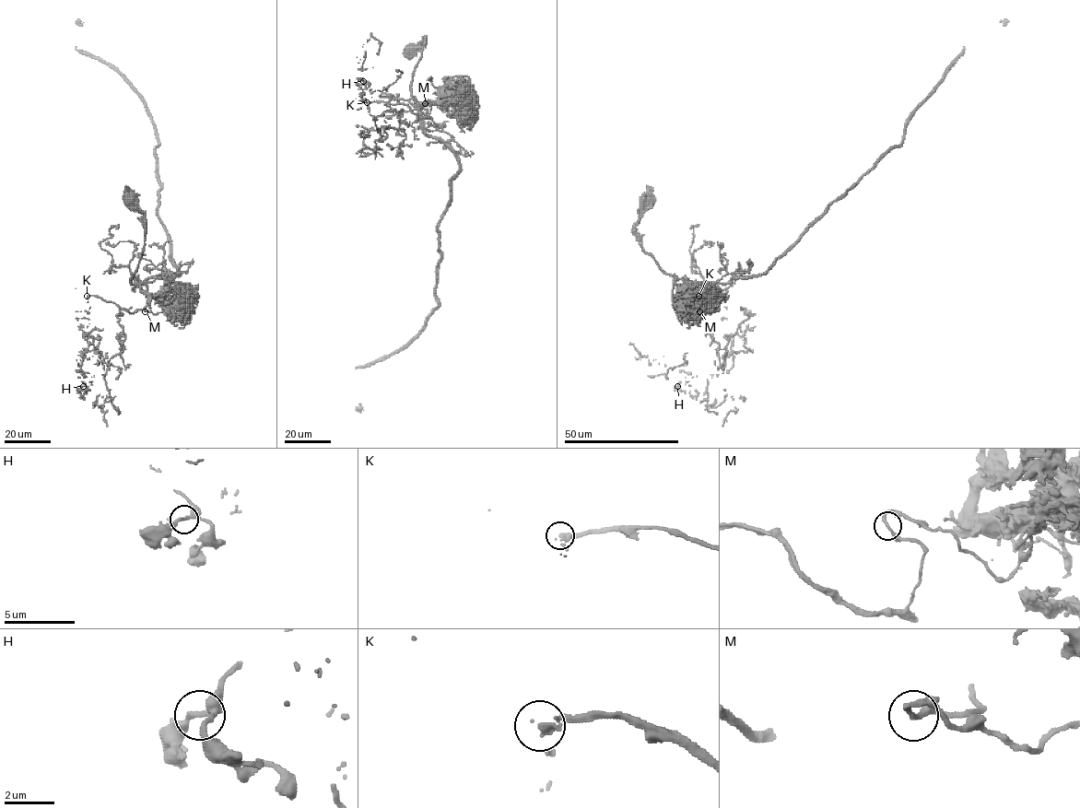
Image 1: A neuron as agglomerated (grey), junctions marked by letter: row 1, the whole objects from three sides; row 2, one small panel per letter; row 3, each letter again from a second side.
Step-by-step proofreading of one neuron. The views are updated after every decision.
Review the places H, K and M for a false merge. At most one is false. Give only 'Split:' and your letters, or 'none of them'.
Split: M

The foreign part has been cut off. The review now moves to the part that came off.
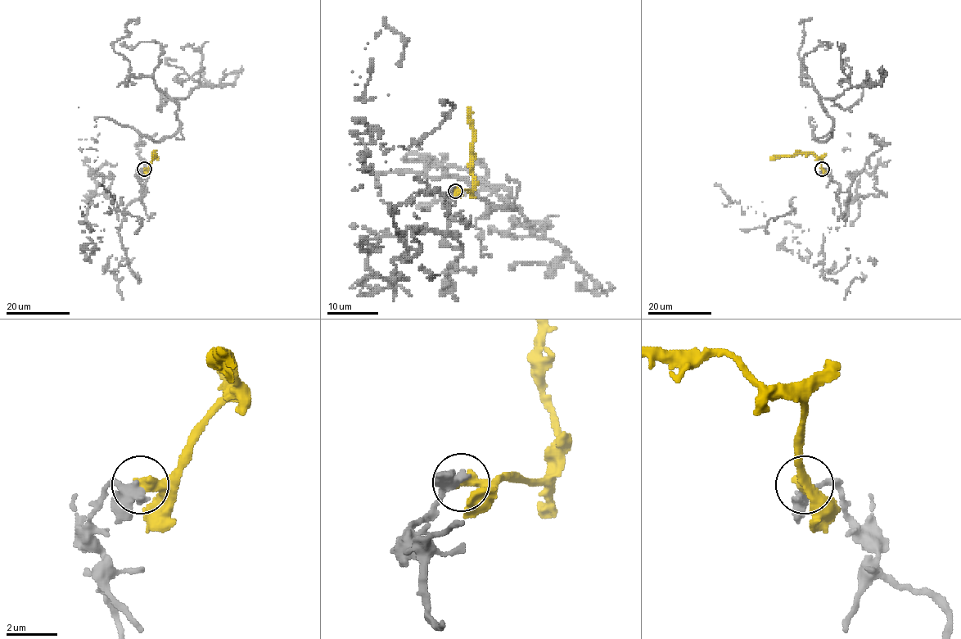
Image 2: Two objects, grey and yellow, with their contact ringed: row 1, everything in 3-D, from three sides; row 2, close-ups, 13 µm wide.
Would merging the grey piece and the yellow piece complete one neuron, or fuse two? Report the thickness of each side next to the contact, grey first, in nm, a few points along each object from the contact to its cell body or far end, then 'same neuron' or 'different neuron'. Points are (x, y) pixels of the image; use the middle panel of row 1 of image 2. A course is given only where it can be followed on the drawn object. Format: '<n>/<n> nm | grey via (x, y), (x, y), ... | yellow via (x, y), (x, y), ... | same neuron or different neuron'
380/440 nm | grey via (455, 190), (453, 235), (405, 232), (403, 287), (369, 269), (376, 175), (513, 208), (404, 158), (440, 154) | yellow via (455, 190), (471, 190), (473, 184), (471, 160), (475, 140), (468, 108) | different neuron

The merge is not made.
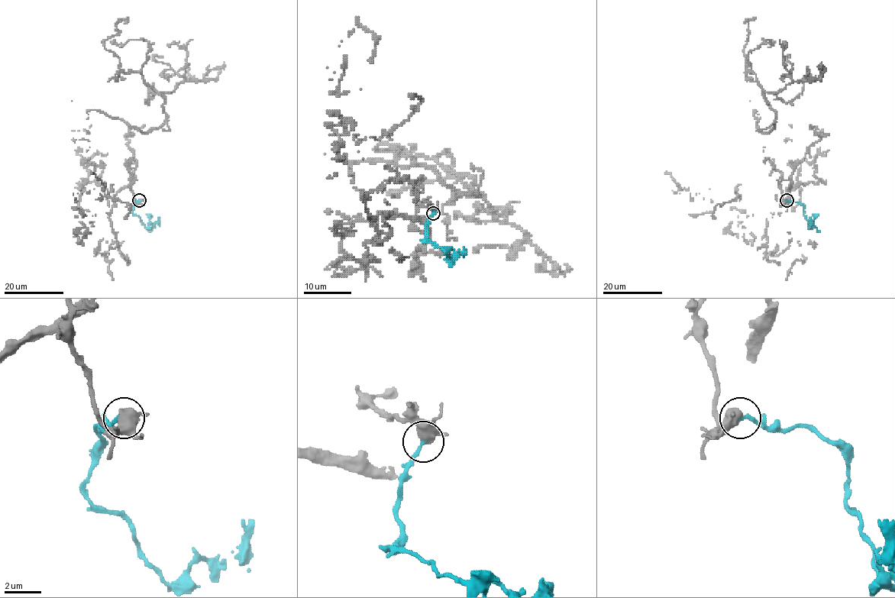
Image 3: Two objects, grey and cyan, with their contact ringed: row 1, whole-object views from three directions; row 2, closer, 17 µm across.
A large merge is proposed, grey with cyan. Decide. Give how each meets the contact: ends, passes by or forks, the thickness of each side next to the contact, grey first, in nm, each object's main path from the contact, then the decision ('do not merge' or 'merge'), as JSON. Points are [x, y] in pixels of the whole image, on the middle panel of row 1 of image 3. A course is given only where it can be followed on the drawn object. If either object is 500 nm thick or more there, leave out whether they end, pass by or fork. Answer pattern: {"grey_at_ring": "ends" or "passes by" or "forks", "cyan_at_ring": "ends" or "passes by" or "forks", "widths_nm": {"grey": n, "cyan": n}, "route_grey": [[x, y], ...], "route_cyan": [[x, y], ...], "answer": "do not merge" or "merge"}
{"widths_nm": {"grey": 500, "cyan": 220}, "route_grey": [[433, 213], [376, 217], [374, 268], [340, 247], [349, 164], [477, 195], [376, 148], [409, 144]], "route_cyan": [[433, 213], [427, 224], [427, 238], [422, 240], [429, 240], [437, 247], [452, 250], [456, 259], [450, 267]], "answer": "merge"}

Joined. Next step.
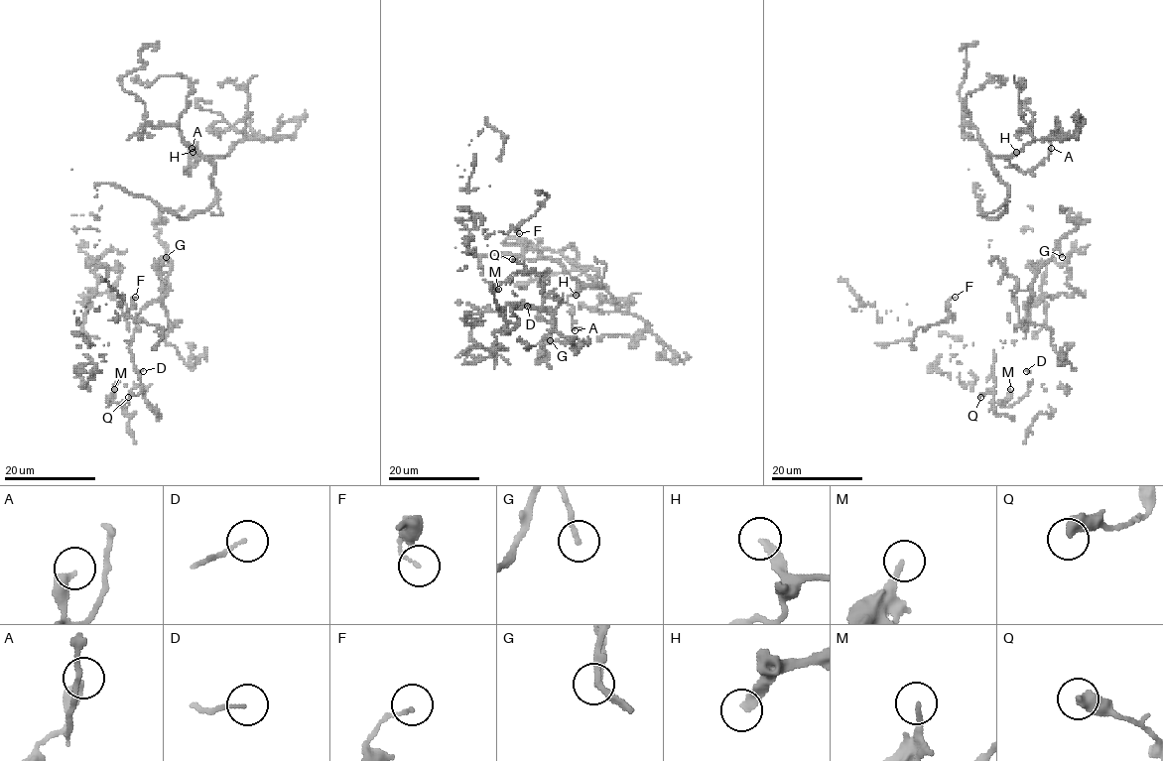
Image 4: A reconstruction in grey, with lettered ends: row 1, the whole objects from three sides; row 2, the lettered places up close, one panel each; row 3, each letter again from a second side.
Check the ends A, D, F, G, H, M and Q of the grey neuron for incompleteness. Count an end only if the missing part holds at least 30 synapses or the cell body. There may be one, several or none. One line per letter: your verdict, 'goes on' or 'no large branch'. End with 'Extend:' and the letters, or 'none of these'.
A: no large branch
D: goes on
F: no large branch
G: no large branch
H: goes on
M: no large branch
Q: no large branch
Extend: D, H

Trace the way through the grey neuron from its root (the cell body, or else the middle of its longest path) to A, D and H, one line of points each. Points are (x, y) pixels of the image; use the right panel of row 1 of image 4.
A: (1067, 259), (1011, 276), (974, 192), (997, 217), (1008, 187), (989, 159), (1027, 172), (1051, 148)
D: (1067, 259), (1076, 249), (1073, 291), (1044, 296), (1025, 337), (994, 350), (998, 402), (1028, 391), (1026, 371)
H: (1067, 259), (1011, 276), (994, 257), (974, 187), (983, 214), (1004, 212), (1008, 187), (989, 159), (1016, 152)

